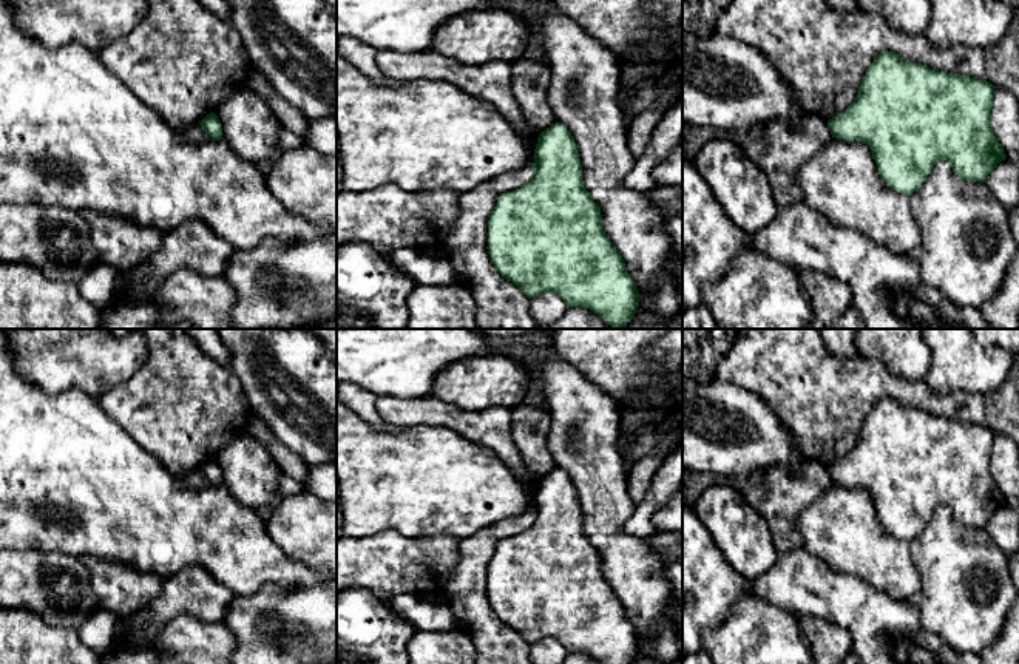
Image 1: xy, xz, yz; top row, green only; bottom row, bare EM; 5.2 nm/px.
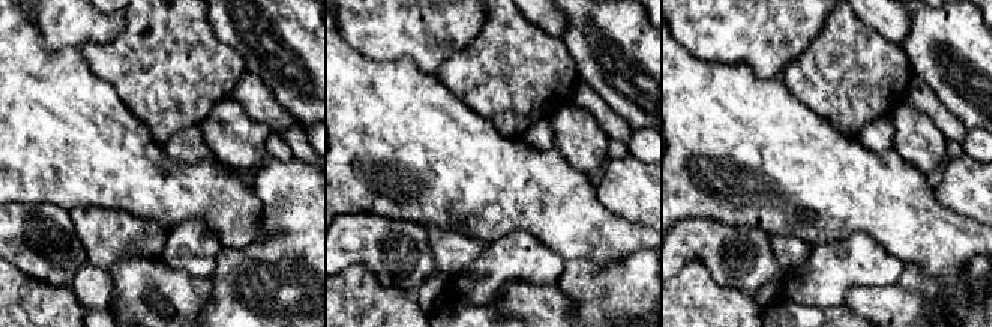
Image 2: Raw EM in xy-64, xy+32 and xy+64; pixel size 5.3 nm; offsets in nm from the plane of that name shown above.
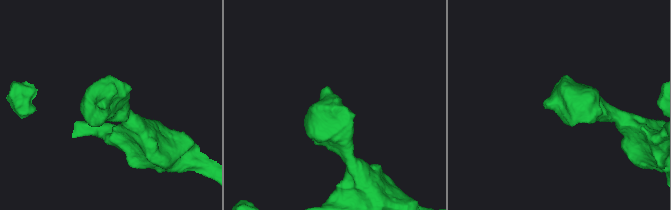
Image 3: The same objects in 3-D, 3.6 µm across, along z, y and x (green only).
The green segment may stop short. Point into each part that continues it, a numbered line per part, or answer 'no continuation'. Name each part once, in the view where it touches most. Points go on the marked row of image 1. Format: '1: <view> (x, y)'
no continuation

